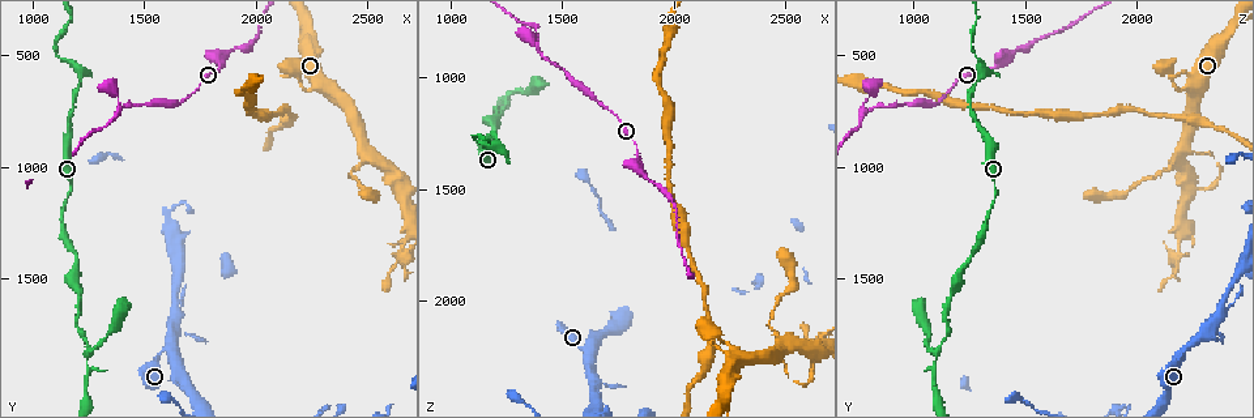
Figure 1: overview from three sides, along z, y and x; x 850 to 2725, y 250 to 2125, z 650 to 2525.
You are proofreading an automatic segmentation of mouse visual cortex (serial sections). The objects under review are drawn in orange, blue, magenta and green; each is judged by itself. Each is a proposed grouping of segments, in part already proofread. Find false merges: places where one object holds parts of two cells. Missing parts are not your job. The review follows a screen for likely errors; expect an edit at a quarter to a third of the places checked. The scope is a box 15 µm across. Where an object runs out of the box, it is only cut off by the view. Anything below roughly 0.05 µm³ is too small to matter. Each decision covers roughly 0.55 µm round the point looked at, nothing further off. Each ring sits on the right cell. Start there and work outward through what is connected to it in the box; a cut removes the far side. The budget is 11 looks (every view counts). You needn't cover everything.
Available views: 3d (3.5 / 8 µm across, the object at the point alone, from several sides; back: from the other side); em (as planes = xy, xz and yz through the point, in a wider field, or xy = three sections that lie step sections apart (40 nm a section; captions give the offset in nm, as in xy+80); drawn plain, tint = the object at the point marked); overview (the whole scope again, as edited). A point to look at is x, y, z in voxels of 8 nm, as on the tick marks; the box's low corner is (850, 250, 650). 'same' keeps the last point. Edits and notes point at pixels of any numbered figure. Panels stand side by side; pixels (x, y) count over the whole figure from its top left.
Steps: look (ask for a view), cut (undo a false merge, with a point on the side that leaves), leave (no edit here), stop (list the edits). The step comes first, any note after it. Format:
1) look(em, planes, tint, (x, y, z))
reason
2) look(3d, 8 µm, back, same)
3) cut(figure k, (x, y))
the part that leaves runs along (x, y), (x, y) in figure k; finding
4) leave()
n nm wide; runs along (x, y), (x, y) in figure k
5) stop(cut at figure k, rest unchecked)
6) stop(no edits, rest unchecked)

look(3d, 3.5 µm, (1580, 1810, 2210))
sudden change in width

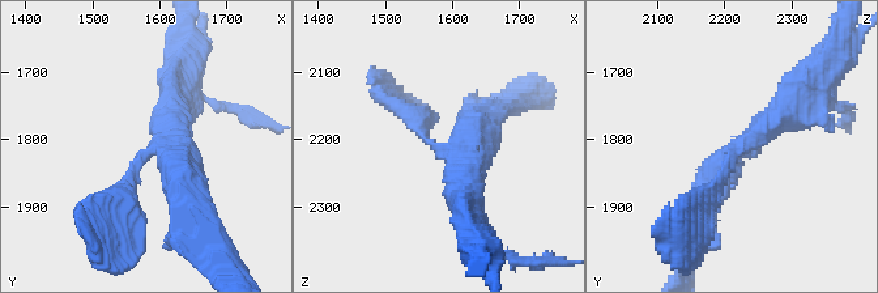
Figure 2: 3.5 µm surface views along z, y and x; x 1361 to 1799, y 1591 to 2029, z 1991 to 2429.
look(em, xy, step 2, tint, (1585, 1815, 2215))
3 arms; arms of 250, 250, 400 nm

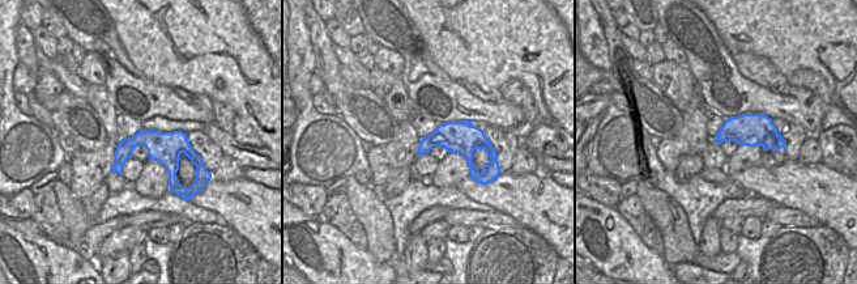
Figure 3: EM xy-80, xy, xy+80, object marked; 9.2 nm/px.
leave()
runs along (703, 224), (729, 160), (800, 107) in figure 2; continuous, no second cell

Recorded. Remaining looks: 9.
look(3d, 3.5 µm, (1260, 1820, 1110))
three arms meet

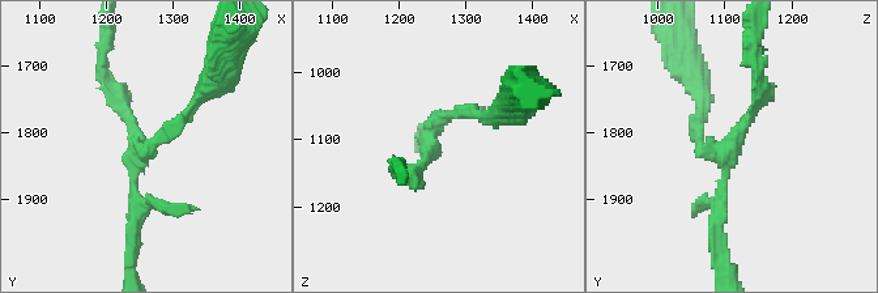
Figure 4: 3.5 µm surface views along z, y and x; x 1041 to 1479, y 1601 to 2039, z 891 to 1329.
look(em, xy, step 3, tint, (1250, 1815, 1105))
3 arms; arms of 150, 150, 150 nm

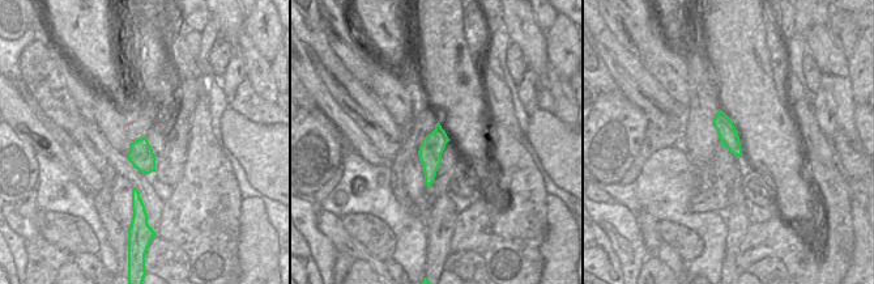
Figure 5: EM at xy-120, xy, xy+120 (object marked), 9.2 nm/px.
leave()
continuous, no second cell

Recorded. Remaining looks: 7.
look(3d, 3.5 µm, back, (1390, 760, 770))
a fork

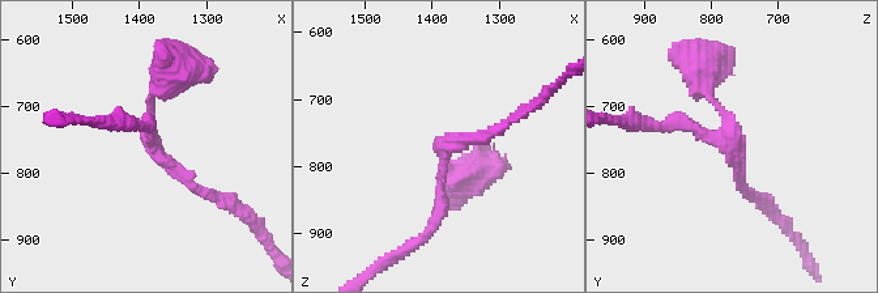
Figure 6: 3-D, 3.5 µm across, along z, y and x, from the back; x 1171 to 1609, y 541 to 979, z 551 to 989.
look(em, xy, step 2, tint, (1380, 755, 780))
3 arms; arms of 150, 200, 200 nm; now the EM

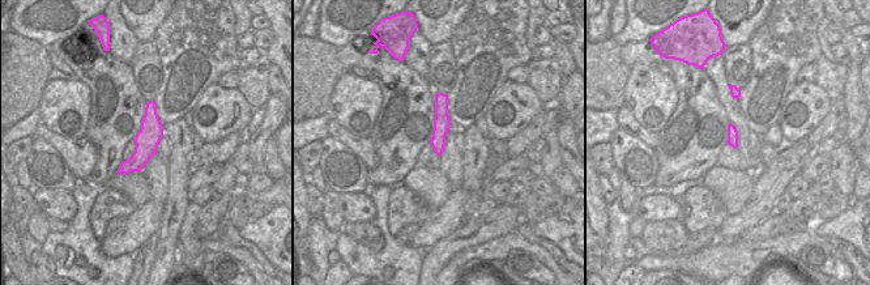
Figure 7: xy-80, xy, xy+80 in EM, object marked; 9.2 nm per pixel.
leave()
continuous, no second cell

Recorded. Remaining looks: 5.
look(3d, 3.5 µm, (2490, 920, 2210))
thick turns thin

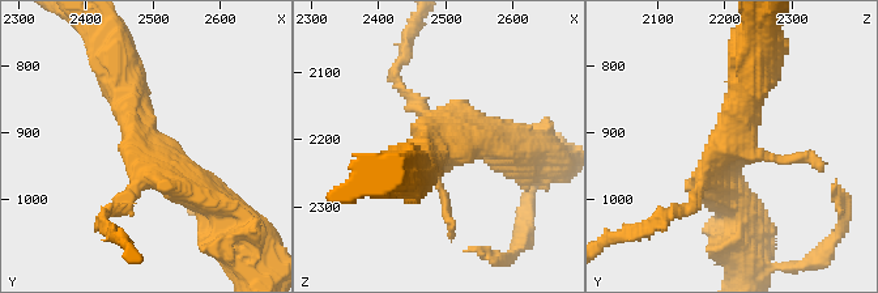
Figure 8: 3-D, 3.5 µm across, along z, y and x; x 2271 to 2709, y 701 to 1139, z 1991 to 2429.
look(em, planes, tint, (2495, 920, 2220))
now the EM

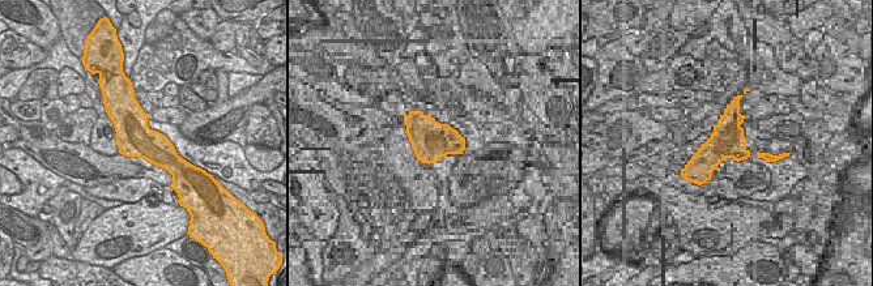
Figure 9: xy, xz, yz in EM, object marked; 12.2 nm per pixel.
leave()
runs along (119, 69), (139, 134), (214, 202) in figure 8; all the same cell

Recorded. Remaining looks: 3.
stop(no edits, rest unchecked)

